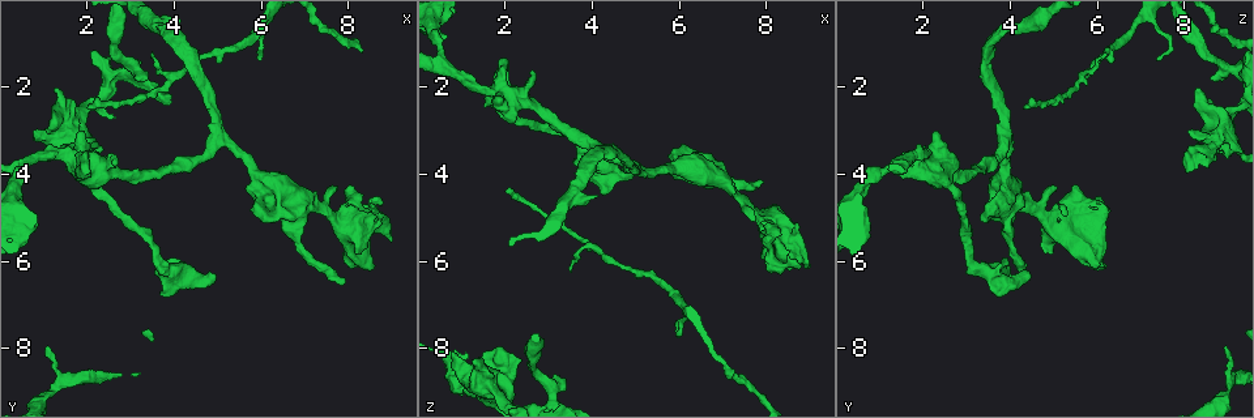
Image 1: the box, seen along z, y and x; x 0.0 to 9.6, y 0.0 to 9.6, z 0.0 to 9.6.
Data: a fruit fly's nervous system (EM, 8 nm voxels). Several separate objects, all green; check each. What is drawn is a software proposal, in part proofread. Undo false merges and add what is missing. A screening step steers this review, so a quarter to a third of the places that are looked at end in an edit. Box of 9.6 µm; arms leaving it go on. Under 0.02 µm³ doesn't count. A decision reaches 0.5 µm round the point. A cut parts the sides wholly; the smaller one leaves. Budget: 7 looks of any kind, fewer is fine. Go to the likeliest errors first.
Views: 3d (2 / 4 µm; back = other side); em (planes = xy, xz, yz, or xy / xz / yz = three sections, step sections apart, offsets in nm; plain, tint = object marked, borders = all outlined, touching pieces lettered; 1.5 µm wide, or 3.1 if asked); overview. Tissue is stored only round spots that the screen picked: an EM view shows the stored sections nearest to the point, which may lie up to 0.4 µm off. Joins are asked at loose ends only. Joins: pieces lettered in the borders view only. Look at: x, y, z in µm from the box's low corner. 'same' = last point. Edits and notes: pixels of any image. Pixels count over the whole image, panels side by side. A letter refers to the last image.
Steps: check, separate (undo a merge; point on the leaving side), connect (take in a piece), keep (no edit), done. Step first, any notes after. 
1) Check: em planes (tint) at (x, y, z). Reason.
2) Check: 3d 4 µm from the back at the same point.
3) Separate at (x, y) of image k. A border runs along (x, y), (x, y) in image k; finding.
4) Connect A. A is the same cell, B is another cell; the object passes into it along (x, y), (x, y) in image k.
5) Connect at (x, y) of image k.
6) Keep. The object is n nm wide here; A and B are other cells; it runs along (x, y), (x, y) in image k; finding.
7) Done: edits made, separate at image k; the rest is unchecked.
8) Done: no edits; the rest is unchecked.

Check: 3d 2 µm at (2.00, 2.50, 4.40). Free end.

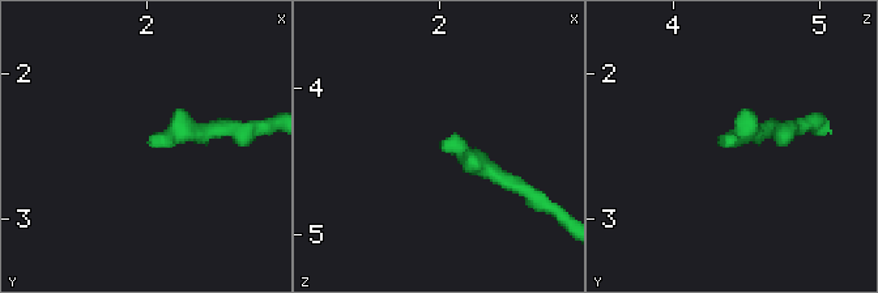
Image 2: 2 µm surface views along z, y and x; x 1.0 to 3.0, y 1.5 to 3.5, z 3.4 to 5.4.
Check: em planes (borders) at (2.04, 2.48, 4.36).

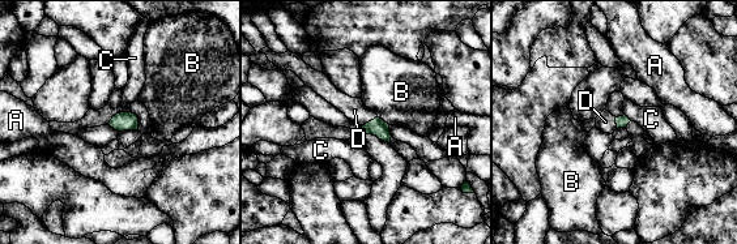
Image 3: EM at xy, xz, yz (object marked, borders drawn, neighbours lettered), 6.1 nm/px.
Connect D. The object is 70 nm wide here; D is the same cell, A, B and C are other cells; the object passes into it along (378, 127), (369, 122), (354, 110) in image 3; the cell continues.

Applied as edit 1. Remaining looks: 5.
Check: overview.

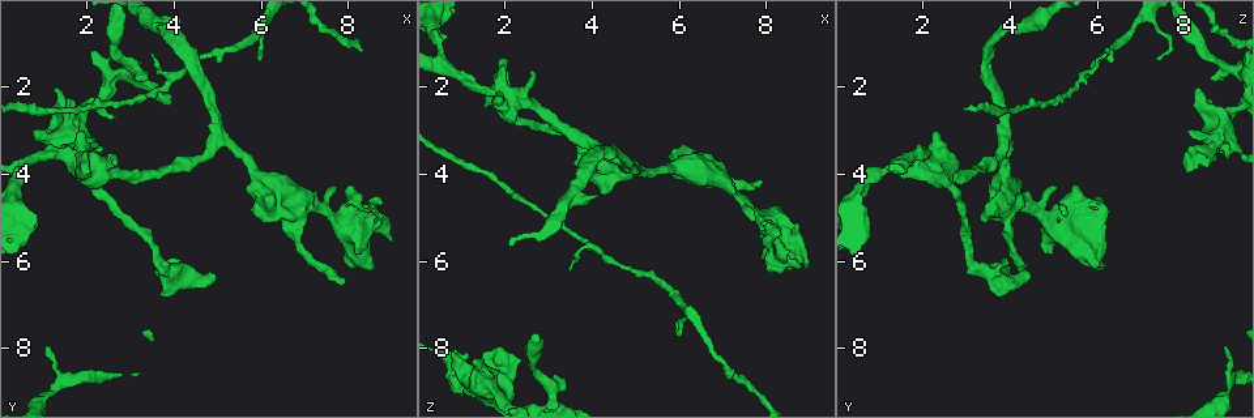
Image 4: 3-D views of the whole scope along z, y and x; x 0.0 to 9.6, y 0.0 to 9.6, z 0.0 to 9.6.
Check: em xy step 4 (tint) at (9.05, 5.50, 6.10). Free end.

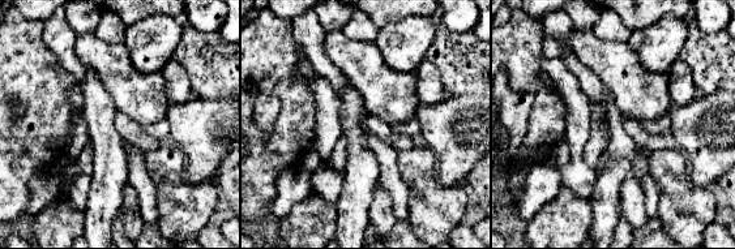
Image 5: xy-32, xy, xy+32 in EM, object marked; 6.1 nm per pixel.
Check: em planes (borders) at the same point.

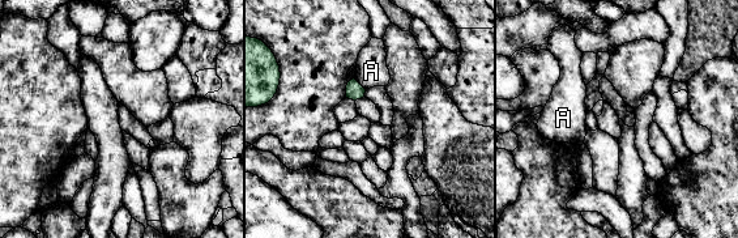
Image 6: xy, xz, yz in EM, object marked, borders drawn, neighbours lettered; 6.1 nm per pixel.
Keep. A is another cell; a border runs along (354, 79), (365, 89) in image 6; no lettered piece goes on from it.

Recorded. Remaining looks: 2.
Check: em xz step 8 (borders) at (7.70, 4.30, 5.00). Branch stops here.

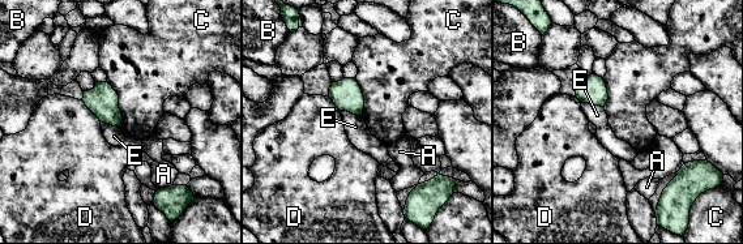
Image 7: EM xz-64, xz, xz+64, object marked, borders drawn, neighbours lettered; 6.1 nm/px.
Check: em planes (borders) at the same point.

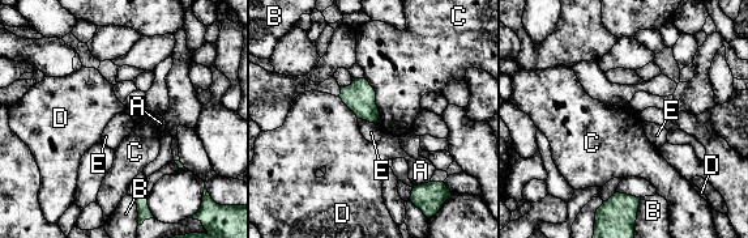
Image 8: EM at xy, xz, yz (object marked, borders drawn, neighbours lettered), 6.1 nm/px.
Keep. A, B, C, D and E are other cells; a border runs along (364, 77), (375, 92), (376, 123) in image 8; none of them fits.

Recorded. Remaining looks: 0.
Done: edits made, connect at image 3; the rest is unchecked.

